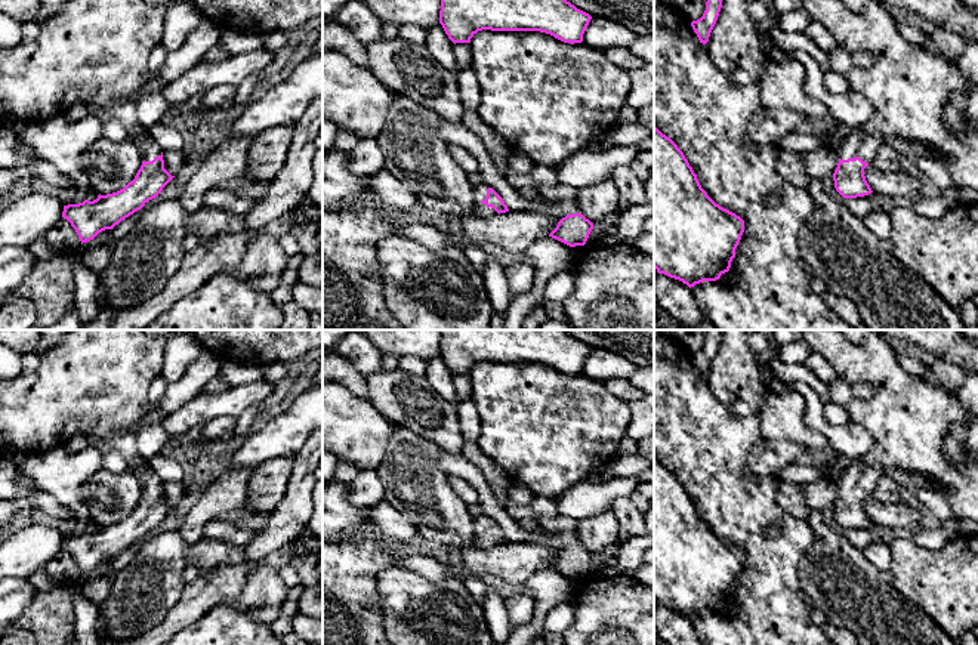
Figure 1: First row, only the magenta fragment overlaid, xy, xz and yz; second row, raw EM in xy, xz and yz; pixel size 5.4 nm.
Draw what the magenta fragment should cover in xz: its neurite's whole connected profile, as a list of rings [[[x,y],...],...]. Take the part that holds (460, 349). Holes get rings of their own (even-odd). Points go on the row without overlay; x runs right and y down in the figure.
[[[441,330],[439,355],[448,370],[471,374],[482,361],[540,362],[581,374],[592,348],[565,330]]]

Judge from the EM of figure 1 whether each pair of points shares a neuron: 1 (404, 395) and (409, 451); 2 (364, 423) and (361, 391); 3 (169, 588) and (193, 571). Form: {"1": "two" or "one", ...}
{"1": "two", "2": "two", "3": "two"}

